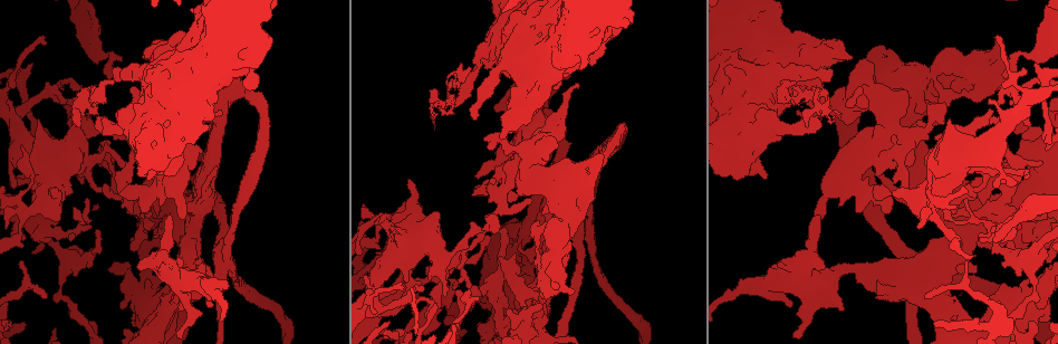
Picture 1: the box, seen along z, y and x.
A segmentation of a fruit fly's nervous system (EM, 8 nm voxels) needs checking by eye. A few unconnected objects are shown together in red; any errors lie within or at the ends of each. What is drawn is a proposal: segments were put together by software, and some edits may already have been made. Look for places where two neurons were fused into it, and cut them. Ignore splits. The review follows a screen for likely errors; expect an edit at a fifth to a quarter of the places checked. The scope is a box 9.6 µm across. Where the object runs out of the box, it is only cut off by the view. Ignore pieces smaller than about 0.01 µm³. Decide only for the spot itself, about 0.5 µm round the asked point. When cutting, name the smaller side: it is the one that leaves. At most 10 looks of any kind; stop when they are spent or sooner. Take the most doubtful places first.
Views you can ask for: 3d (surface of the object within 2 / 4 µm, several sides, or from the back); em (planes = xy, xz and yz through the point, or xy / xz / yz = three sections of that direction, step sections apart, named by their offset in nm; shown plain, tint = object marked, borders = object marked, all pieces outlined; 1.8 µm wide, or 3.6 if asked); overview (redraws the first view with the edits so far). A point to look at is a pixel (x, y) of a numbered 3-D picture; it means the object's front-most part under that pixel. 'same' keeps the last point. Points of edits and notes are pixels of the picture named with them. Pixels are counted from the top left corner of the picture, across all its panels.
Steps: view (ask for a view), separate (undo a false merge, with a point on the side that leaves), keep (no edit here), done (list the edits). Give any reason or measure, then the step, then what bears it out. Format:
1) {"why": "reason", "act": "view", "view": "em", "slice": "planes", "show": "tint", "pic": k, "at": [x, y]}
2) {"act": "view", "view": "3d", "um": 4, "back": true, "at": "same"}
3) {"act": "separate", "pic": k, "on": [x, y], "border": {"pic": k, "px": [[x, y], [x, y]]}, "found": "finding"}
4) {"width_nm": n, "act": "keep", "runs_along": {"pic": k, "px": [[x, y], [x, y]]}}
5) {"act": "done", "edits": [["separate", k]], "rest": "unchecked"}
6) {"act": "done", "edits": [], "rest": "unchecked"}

{"why": "calibre changes", "act": "view", "view": "em", "um": 3.6, "slice": "planes", "show": "tint", "pic": 1, "at": [971, 150]}

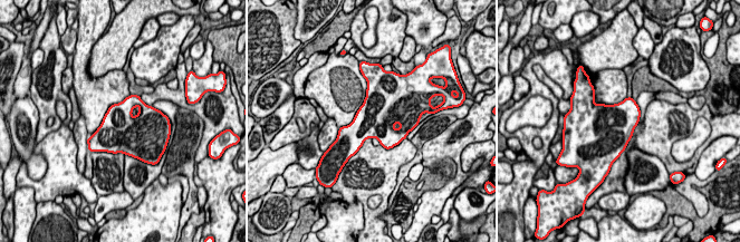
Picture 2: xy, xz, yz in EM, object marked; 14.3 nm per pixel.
{"act": "keep", "found": "one neuron here"}

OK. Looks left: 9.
{"why": "arms part here", "act": "view", "view": "3d", "um": 4, "pic": 1, "at": [68, 261]}

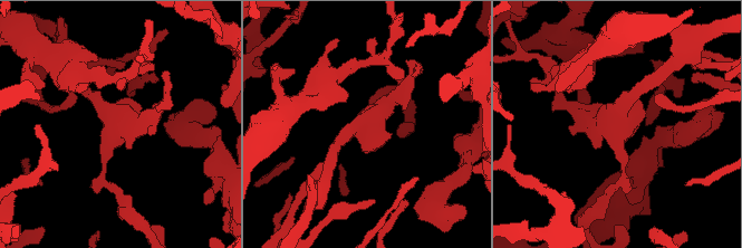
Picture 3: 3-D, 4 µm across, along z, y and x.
{"why": "need the tissue", "act": "view", "view": "em", "slice": "planes", "show": "tint", "pic": 3, "at": [367, 123]}

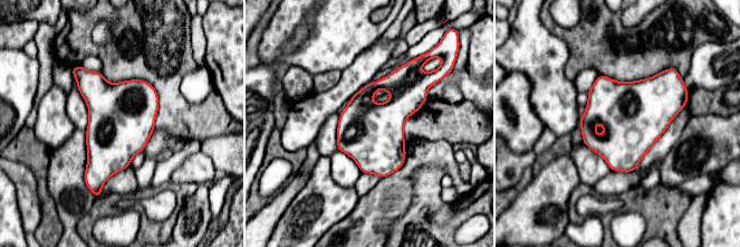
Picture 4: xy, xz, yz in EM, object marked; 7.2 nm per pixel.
{"width_nm": 460, "act": "keep", "found": "all the same neuron"}

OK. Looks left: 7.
{"why": "closes a loop", "act": "view", "view": "em", "um": 3.6, "slice": "planes", "show": "tint", "pic": 1, "at": [197, 67]}

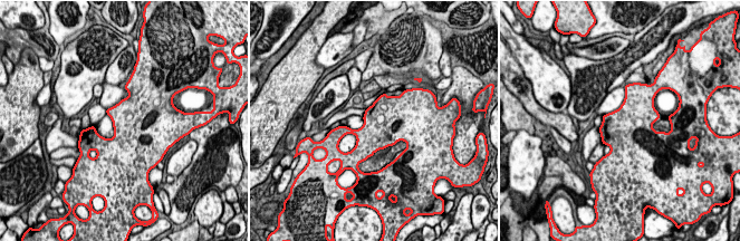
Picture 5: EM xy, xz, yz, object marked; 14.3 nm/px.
{"width_nm": 600, "act": "keep", "found": "all the same neuron"}

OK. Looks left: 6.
{"act": "view", "view": "3d", "um": 4, "pic": 1, "at": [934, 70]}

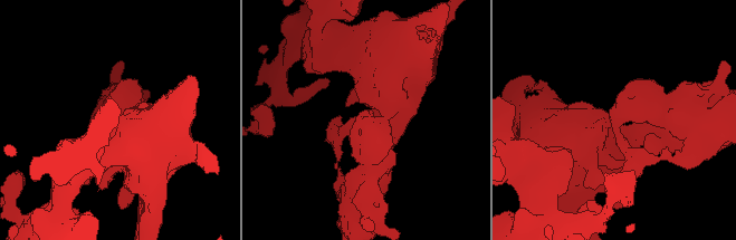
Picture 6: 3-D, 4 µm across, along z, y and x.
{"act": "view", "view": "em", "um": 3.6, "slice": "xy", "step": 16, "show": "tint", "pic": 6, "at": [622, 115]}

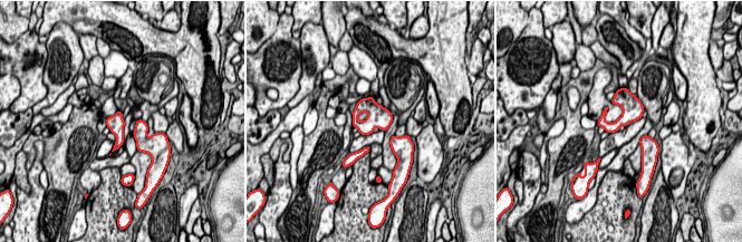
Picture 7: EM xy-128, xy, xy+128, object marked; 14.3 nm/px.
{"act": "view", "view": "em", "um": 3.6, "slice": "planes", "show": "tint", "at": "same"}

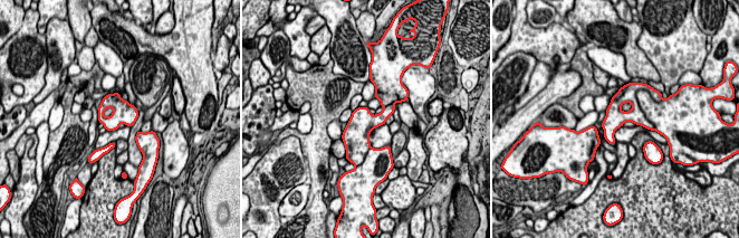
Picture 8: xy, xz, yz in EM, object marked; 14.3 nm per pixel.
{"width_nm": 380, "act": "keep", "found": "one neuron here"}

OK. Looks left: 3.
{"act": "done", "edits": [], "rest": "unchecked"}

